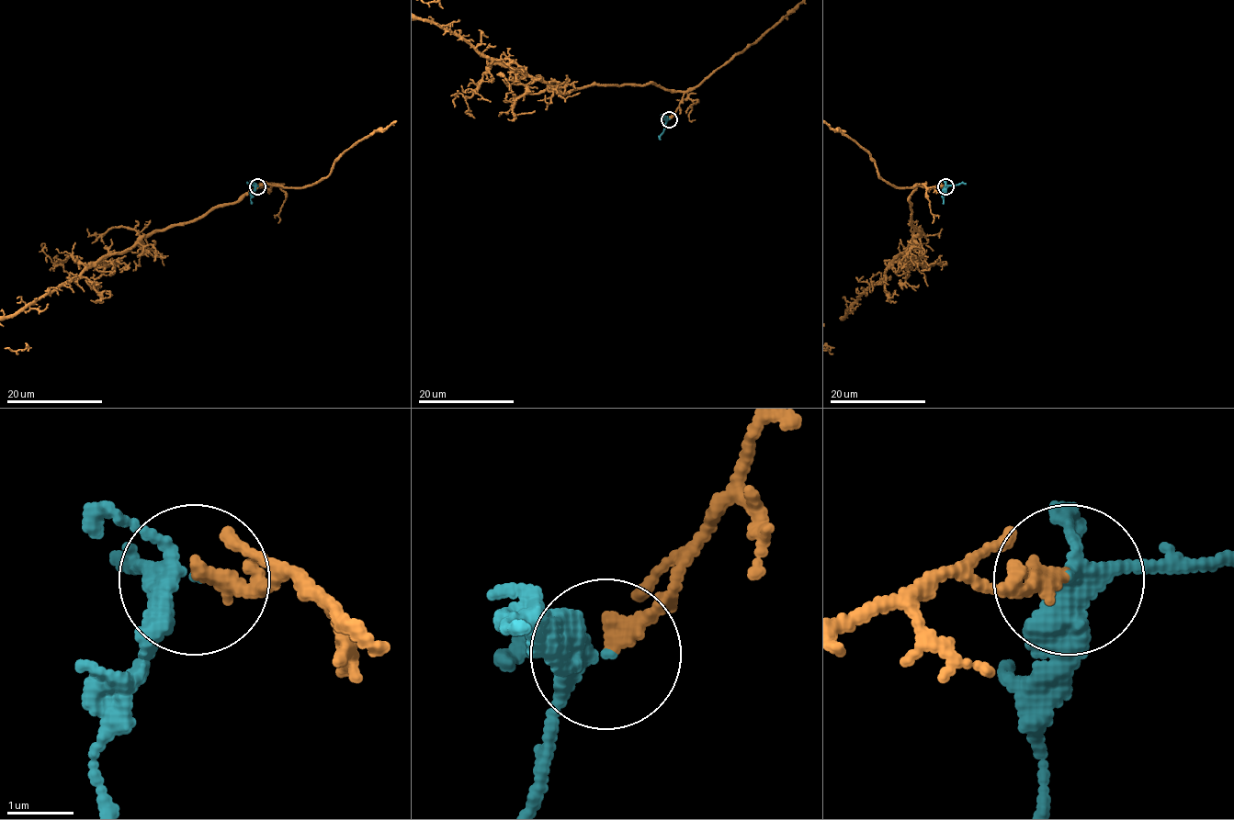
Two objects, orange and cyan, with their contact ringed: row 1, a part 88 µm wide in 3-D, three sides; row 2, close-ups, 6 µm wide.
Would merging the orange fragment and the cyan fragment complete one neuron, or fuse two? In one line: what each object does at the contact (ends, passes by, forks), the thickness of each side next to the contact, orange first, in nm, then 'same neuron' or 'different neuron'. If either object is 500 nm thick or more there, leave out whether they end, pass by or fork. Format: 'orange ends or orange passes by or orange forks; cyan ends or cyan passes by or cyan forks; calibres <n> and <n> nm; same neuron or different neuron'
orange ends; cyan forks; calibres 240 and 240 nm; same neuron

